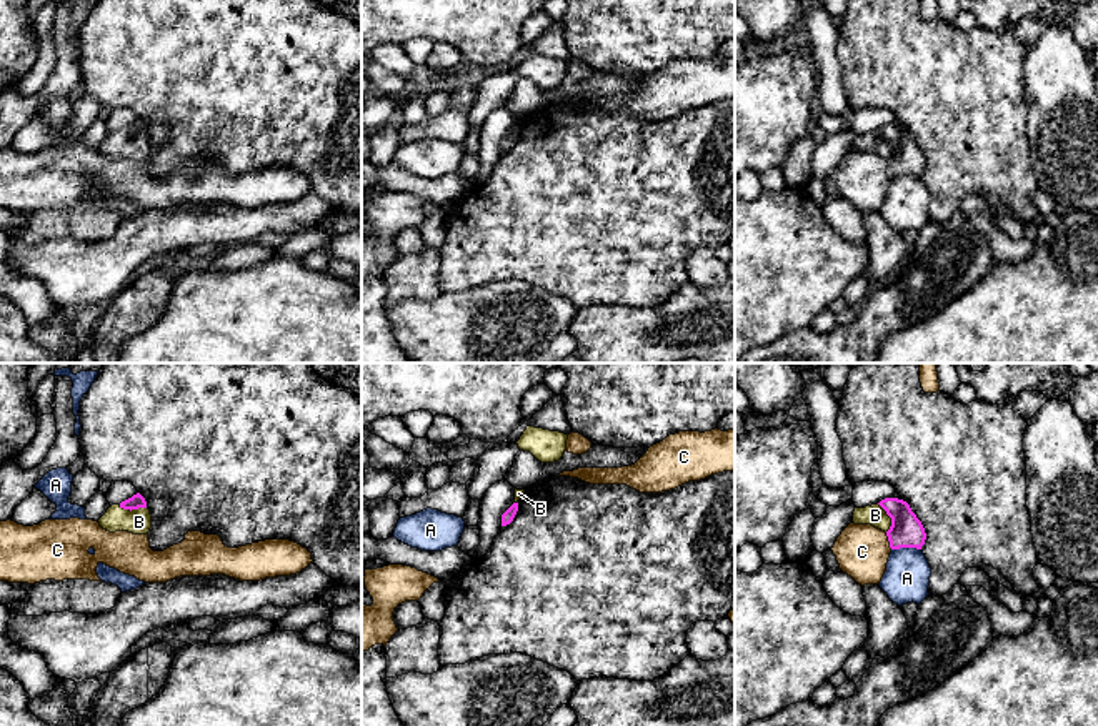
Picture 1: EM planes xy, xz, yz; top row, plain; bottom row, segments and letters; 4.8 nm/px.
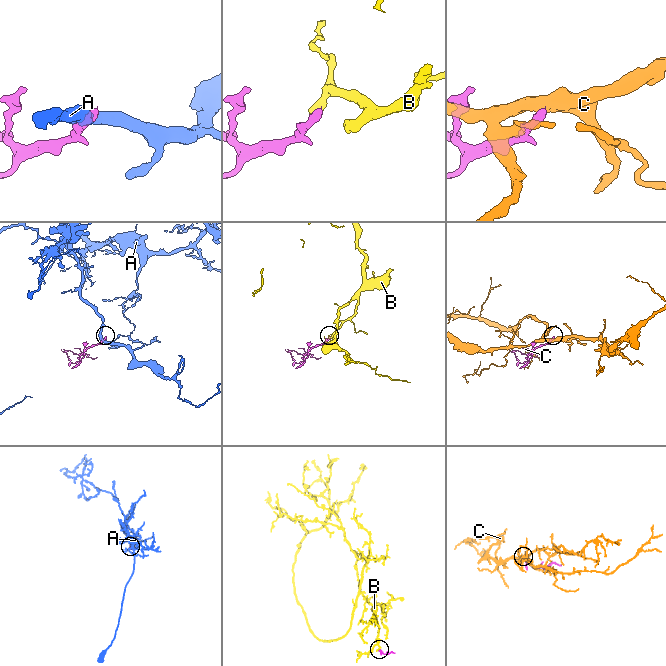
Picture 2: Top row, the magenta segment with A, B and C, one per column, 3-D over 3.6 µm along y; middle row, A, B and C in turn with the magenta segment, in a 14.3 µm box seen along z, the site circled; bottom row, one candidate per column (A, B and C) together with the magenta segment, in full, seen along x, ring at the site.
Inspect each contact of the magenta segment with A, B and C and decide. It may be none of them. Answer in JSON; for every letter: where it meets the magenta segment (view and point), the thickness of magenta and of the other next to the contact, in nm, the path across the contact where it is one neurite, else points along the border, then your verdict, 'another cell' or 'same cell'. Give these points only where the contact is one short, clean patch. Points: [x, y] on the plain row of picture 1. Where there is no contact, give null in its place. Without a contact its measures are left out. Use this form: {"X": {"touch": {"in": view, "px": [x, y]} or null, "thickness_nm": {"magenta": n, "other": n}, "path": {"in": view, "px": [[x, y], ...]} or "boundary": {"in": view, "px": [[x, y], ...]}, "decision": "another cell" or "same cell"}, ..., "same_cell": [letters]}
{"A": {"touch": {"in": "yz", "px": [905, 174]}, "thickness_nm": {"magenta": 160, "other": 220}, "boundary": {"in": "yz", "px": [[920, 175], [892, 177]]}, "decision": "another cell"}, "B": {"touch": {"in": "yz", "px": [890, 144]}, "thickness_nm": {"magenta": 160, "other": 100}, "path": {"in": "yz", "px": [[907, 159], [890, 144], [875, 142]]}, "decision": "same cell"}, "C": {"touch": {"in": "yz", "px": [888, 167]}, "thickness_nm": {"magenta": 160, "other": 260}, "decision": "another cell"}, "same_cell": ["B"]}

